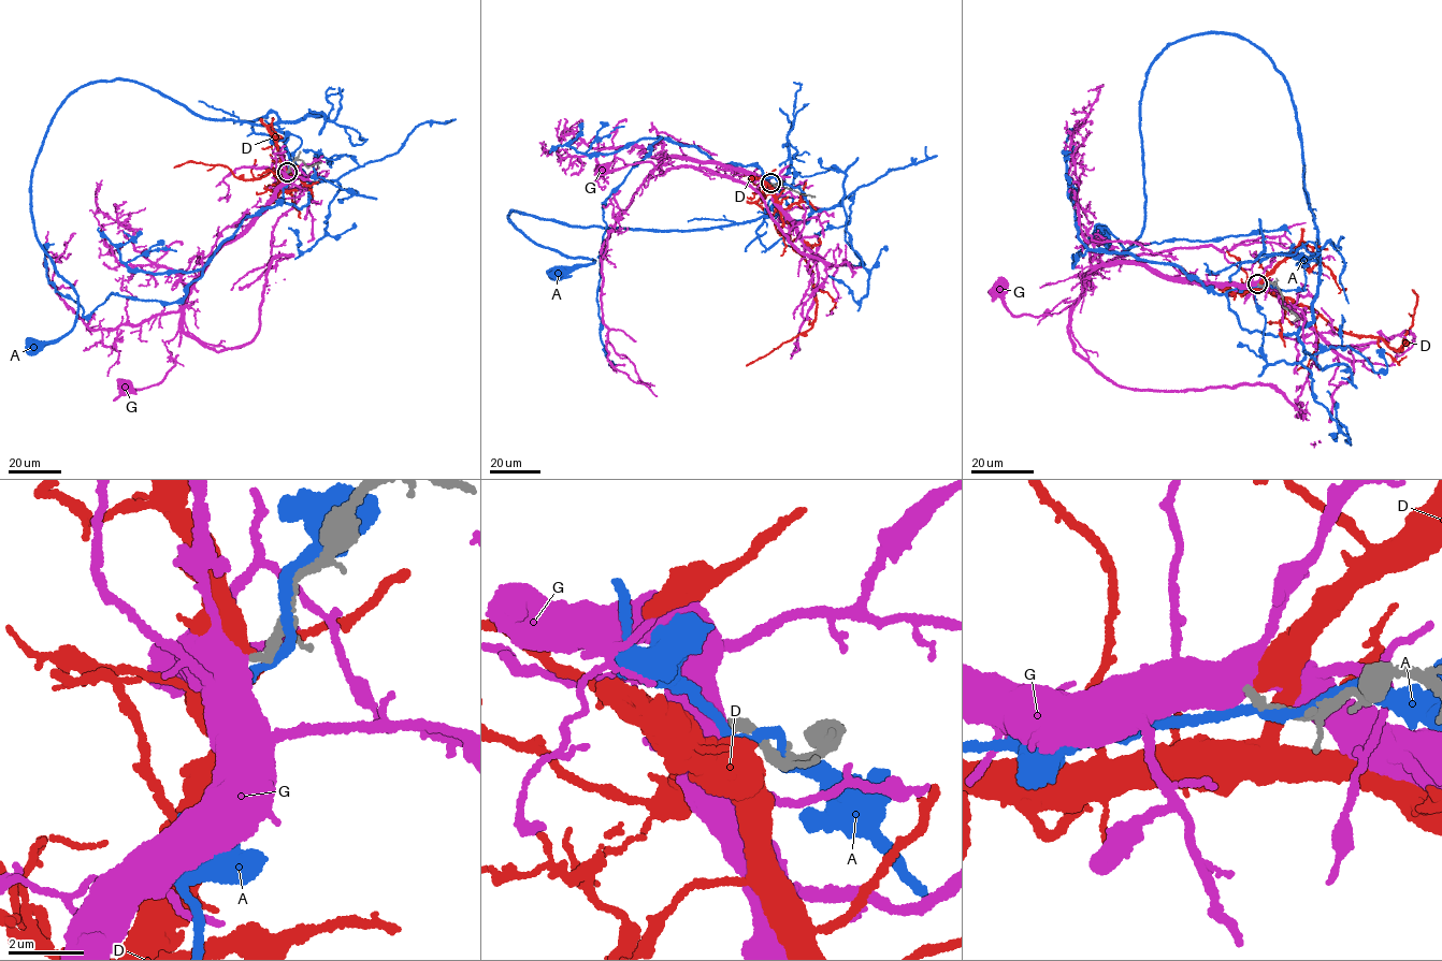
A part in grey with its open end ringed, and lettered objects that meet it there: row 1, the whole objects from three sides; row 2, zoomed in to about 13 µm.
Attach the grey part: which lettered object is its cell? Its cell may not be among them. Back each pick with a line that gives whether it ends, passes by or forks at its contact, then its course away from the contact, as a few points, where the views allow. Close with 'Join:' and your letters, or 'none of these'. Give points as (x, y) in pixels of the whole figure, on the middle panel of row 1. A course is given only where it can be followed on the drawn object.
Join: none of these

